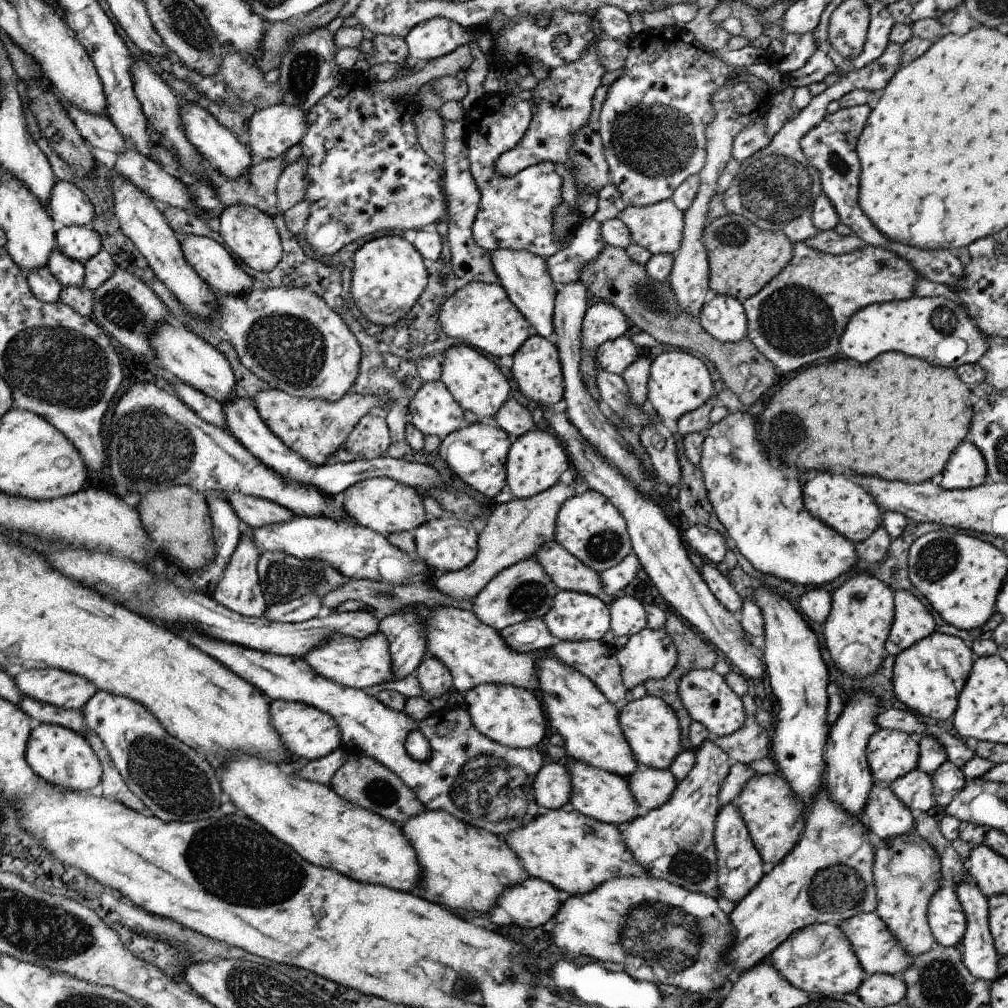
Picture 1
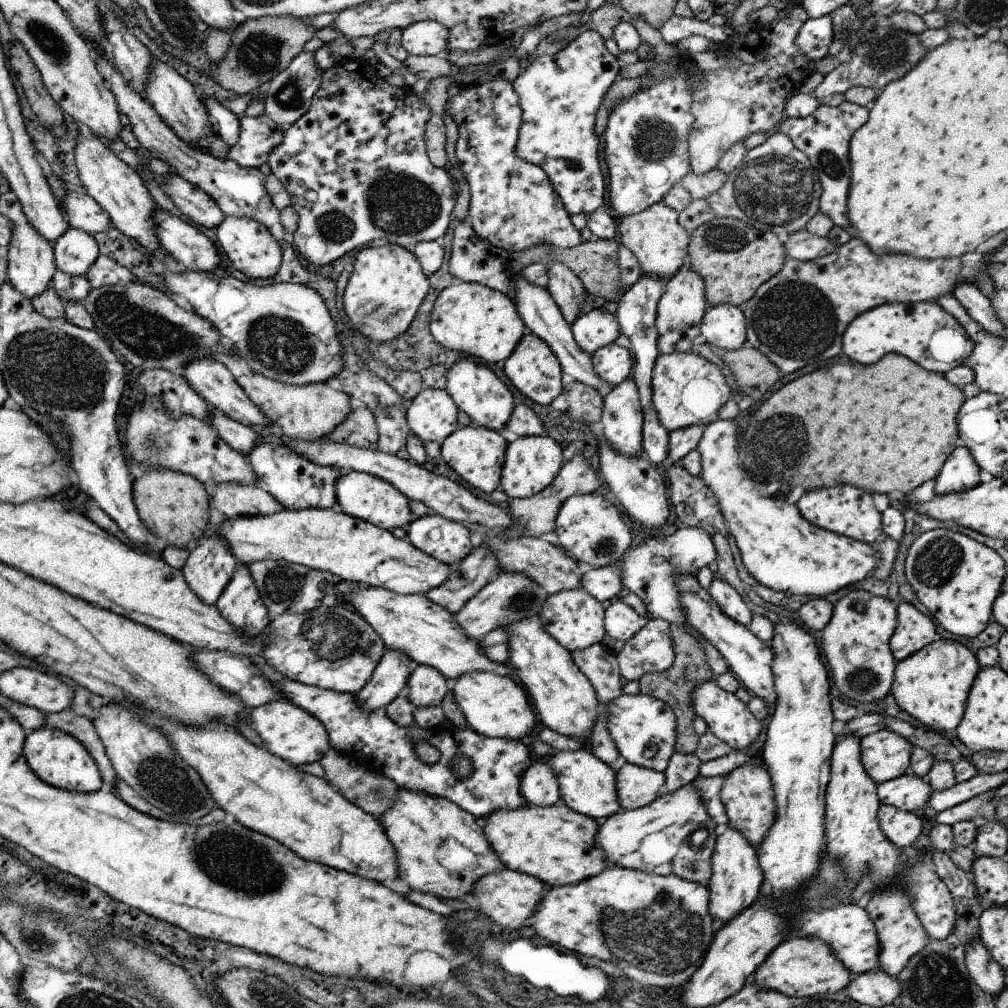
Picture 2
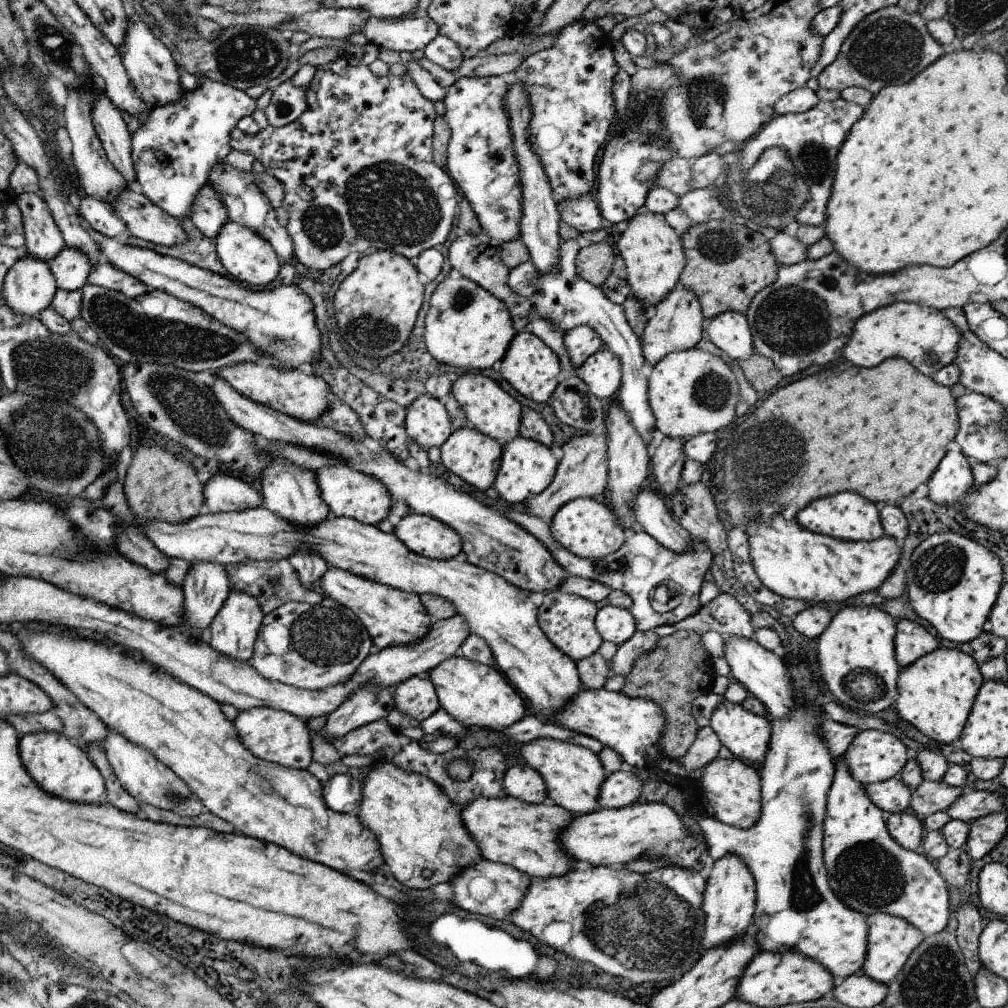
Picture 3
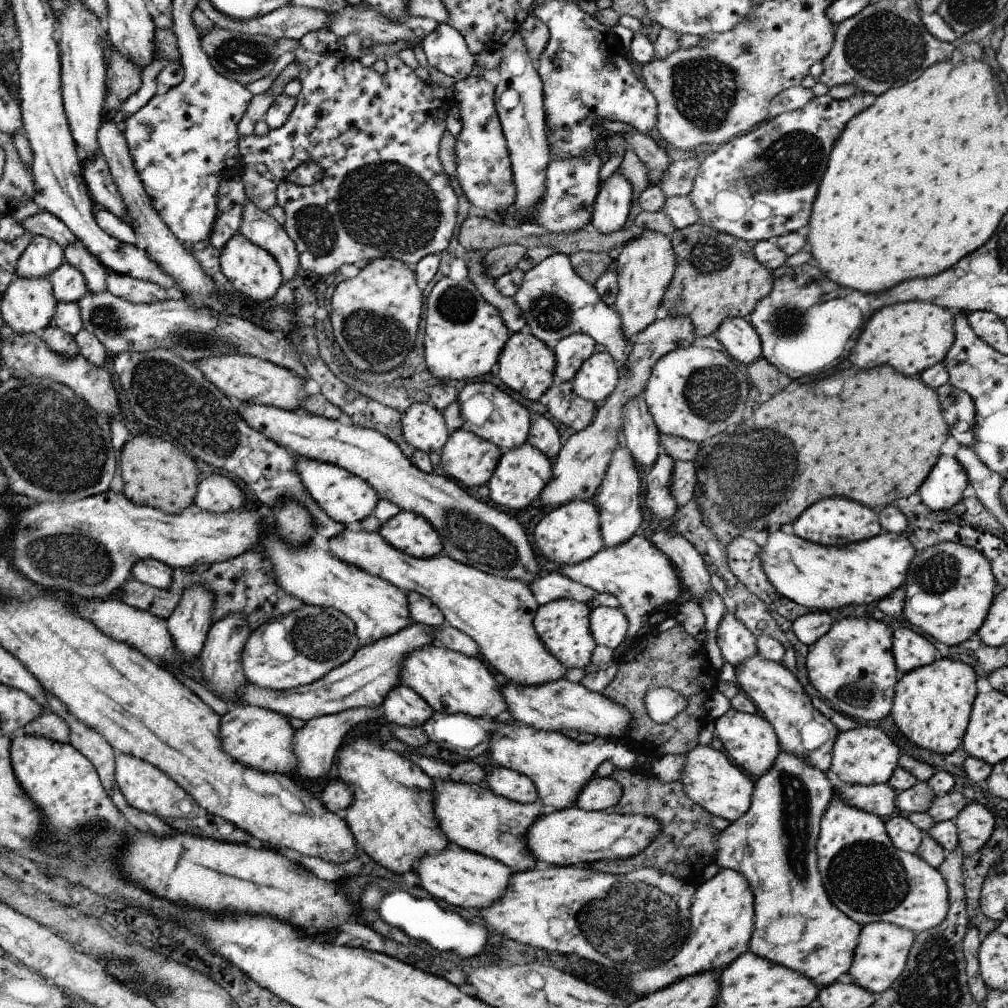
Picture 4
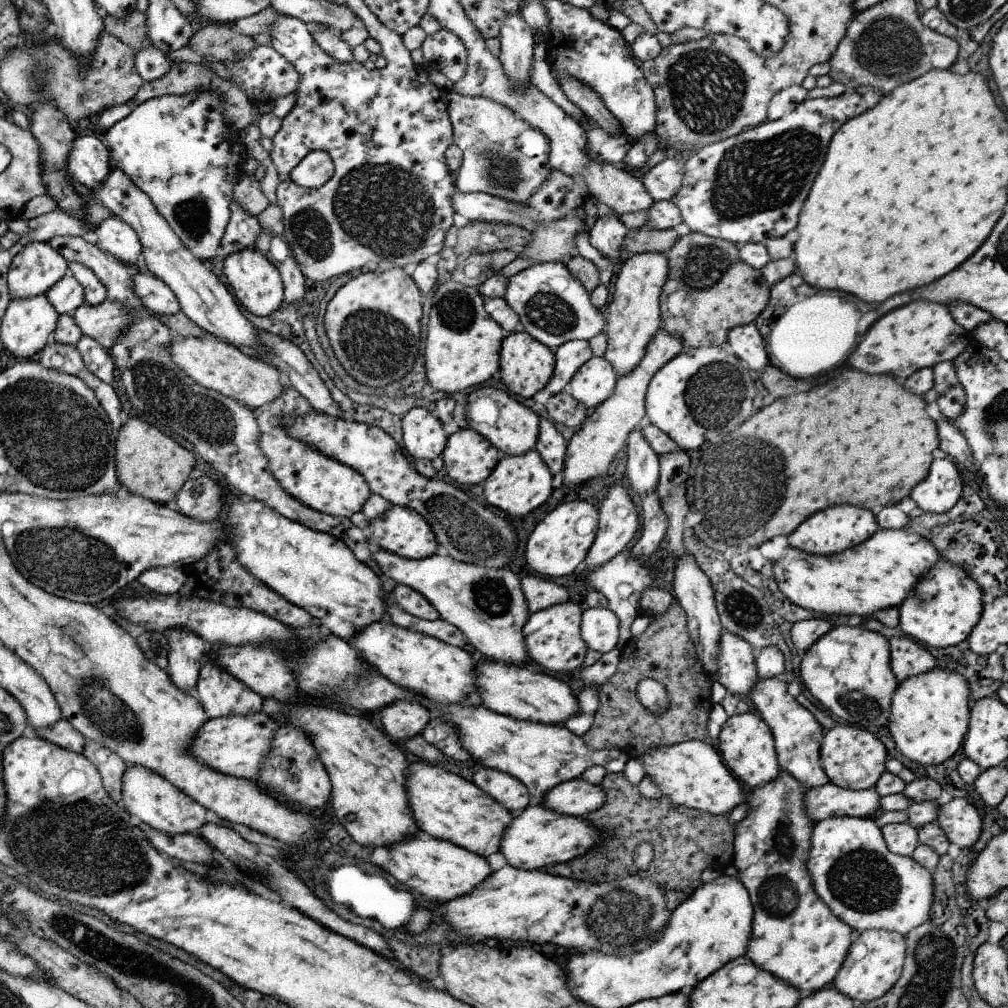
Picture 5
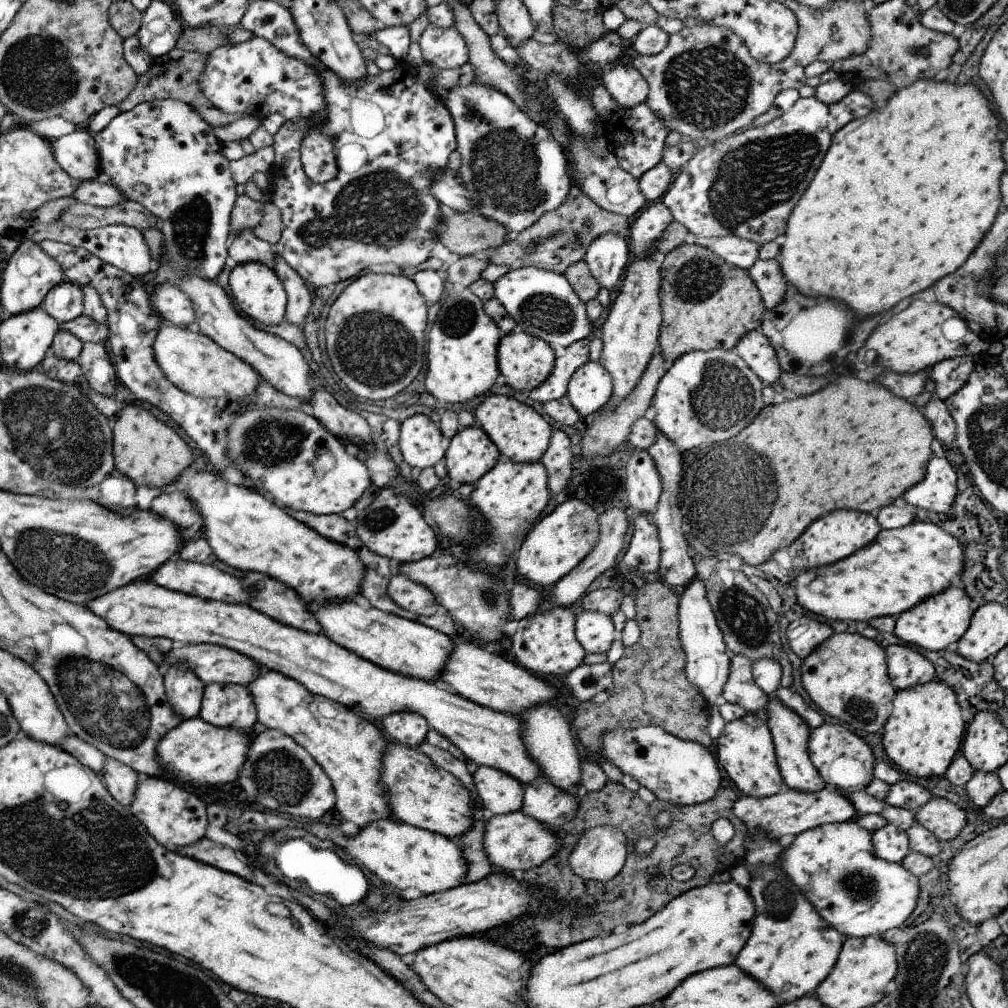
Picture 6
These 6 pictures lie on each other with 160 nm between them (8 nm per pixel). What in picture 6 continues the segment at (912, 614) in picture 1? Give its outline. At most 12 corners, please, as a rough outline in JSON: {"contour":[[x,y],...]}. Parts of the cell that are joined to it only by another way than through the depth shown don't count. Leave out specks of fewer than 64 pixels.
{"contour":[[898,642],[885,653],[896,690],[935,679],[933,662]]}

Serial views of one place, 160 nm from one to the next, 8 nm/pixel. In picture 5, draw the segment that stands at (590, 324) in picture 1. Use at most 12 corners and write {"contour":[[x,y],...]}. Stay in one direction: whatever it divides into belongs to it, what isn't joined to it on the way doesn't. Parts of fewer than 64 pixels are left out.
{"contour":[[574,339],[555,353],[546,389],[568,389],[576,371],[592,358],[590,343]]}

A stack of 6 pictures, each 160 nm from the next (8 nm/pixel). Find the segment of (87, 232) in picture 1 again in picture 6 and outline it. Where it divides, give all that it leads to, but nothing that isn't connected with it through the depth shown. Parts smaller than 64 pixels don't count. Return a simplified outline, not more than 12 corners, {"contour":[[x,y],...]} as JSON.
{"contour":[[64,280],[40,306],[60,324],[84,314],[84,290]]}

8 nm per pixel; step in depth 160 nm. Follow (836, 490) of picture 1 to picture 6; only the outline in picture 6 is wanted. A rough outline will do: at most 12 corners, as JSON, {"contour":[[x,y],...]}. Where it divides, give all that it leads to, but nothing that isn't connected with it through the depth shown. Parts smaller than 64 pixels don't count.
{"contour":[[829,512],[787,546],[800,572],[874,542],[877,518]]}

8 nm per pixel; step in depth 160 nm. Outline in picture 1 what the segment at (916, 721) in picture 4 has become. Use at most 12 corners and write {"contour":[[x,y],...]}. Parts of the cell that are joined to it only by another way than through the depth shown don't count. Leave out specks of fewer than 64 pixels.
{"contour":[[932,632],[896,656],[896,698],[936,722],[954,716],[973,651]]}

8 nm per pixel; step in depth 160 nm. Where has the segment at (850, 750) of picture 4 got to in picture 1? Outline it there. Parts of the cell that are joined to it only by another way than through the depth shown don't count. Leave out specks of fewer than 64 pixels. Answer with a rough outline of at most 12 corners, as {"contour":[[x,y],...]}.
{"contour":[[879,729],[866,746],[873,780],[917,769],[918,737]]}

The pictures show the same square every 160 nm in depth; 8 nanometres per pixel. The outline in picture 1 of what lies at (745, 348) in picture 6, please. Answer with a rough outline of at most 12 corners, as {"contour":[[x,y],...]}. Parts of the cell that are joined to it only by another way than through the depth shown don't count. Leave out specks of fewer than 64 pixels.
{"contour":[[710,295],[698,317],[719,341],[737,343],[747,316],[736,297]]}

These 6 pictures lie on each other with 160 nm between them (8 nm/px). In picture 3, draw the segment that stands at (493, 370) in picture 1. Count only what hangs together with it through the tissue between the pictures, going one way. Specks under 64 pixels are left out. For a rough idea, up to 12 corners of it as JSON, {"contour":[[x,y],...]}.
{"contour":[[481,372],[451,393],[478,430],[502,446],[519,436],[522,406]]}

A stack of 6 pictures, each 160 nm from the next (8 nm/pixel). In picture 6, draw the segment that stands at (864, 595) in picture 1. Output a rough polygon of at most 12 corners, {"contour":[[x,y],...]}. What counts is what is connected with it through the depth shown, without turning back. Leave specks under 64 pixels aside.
{"contour":[[835,632],[804,659],[812,702],[881,732],[898,690],[885,649]]}

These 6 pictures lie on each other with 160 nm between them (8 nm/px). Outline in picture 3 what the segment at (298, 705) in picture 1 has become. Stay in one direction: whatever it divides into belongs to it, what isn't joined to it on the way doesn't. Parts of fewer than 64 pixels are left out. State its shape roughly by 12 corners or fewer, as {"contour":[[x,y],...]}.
{"contour":[[257,707],[232,721],[256,758],[298,770],[313,762],[310,728]]}

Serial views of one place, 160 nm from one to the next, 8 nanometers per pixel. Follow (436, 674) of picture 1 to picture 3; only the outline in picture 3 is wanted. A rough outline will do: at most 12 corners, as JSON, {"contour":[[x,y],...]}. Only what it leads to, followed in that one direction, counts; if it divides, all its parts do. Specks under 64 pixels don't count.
{"contour":[[427,674],[392,690],[395,711],[418,724],[441,707]]}

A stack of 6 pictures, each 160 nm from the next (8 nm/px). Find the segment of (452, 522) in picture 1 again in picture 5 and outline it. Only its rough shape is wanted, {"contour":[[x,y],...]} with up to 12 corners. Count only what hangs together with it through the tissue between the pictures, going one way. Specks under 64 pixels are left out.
{"contour":[[392,505],[365,531],[373,548],[407,559],[438,550],[415,510]]}

